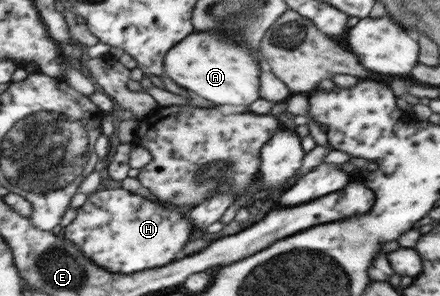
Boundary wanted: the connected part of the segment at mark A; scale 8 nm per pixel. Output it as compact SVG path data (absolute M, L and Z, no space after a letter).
M190 33L186 41L180 40L166 52L163 75L171 79L182 89L188 89L192 93L198 93L202 99L214 103L214 105L245 105L249 106L252 101L258 99L258 55L252 49L246 49L246 45L236 45L228 41L229 34L218 33Z

